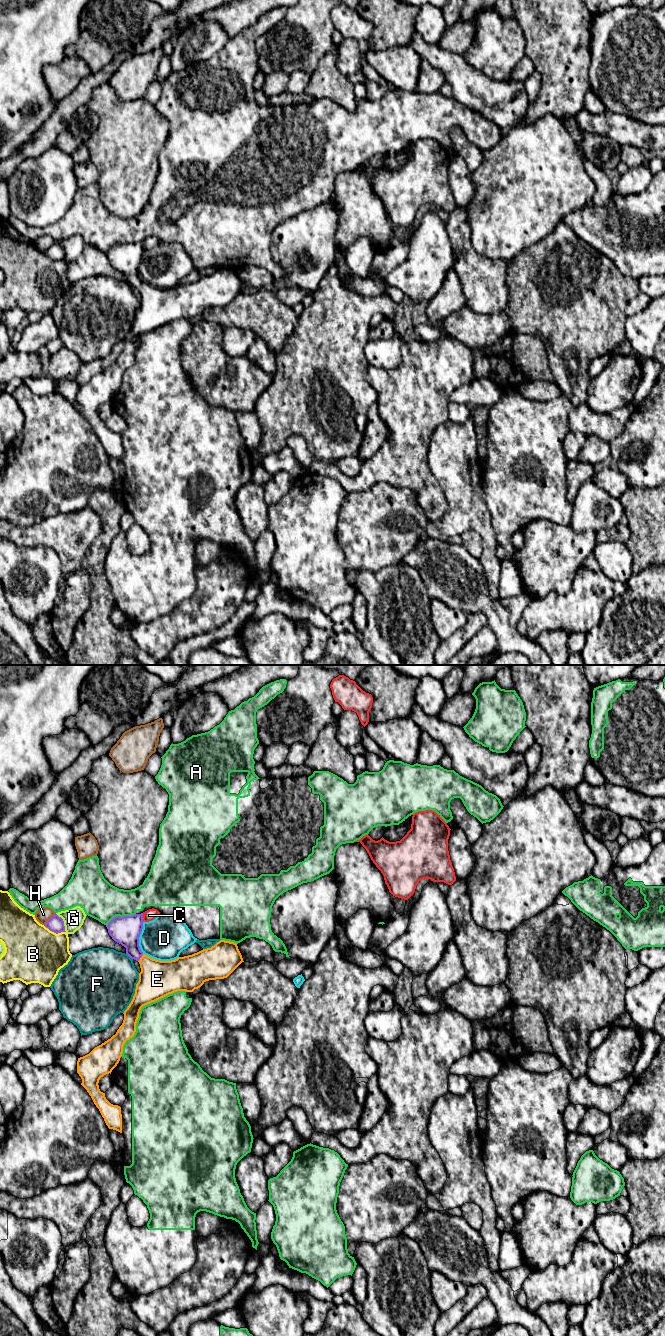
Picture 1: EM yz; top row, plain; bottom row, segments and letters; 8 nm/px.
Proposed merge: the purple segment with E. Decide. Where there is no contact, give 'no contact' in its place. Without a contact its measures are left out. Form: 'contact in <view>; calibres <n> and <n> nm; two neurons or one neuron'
contact in yz; calibres 240 and 300 nm; one neuron

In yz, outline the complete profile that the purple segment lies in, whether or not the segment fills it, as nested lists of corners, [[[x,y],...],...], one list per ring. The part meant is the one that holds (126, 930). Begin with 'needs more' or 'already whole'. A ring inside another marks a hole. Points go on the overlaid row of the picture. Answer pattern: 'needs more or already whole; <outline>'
needs more; [[[143,914],[132,916],[116,916],[106,926],[112,939],[126,948],[126,954],[139,962],[141,972],[136,984],[135,994],[127,1009],[124,1020],[116,1034],[95,1047],[89,1054],[78,1058],[77,1073],[82,1079],[81,1085],[87,1090],[94,1104],[99,1109],[109,1129],[122,1133],[121,1107],[111,1104],[105,1093],[99,1089],[99,1080],[106,1074],[111,1074],[117,1066],[123,1053],[123,1046],[136,1032],[136,1023],[143,1006],[155,1002],[177,991],[193,992],[206,981],[227,978],[243,961],[238,946],[234,942],[220,940],[211,948],[203,949],[192,955],[178,957],[171,961],[160,961],[145,955],[139,946],[139,937],[143,929]]]

